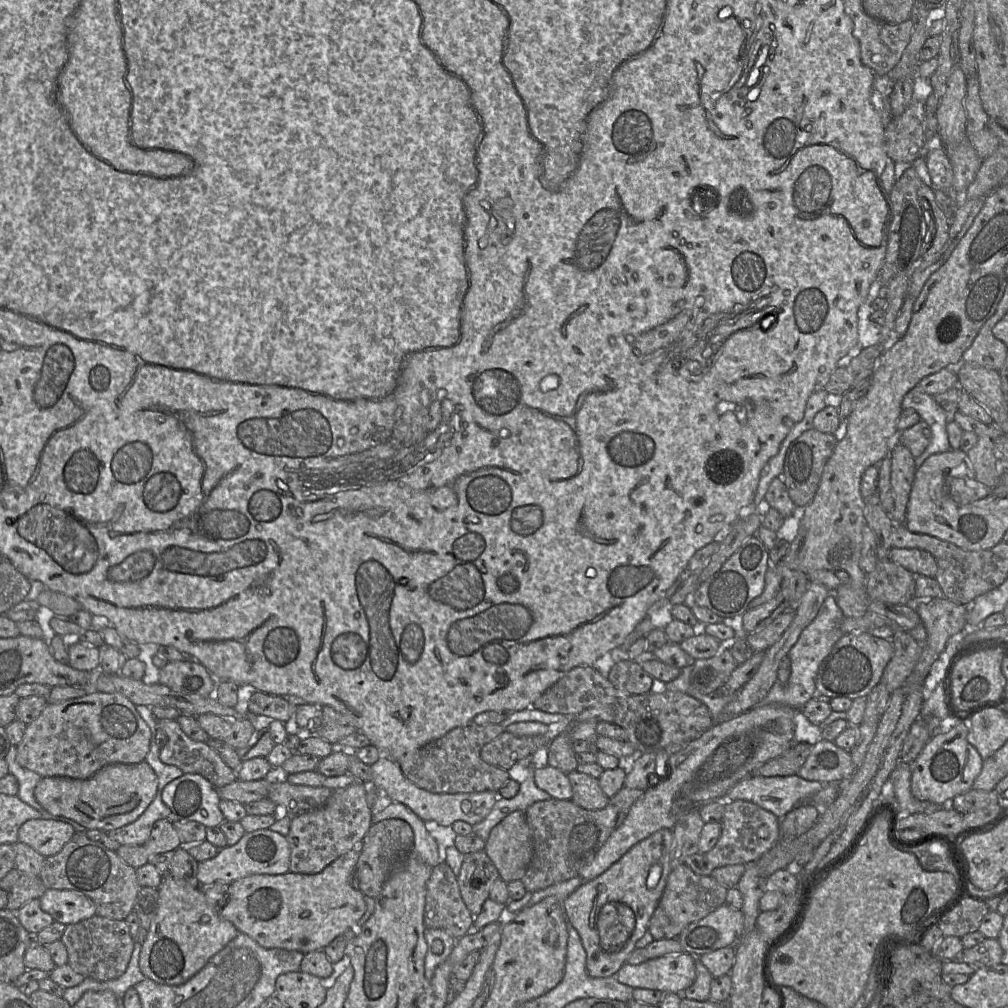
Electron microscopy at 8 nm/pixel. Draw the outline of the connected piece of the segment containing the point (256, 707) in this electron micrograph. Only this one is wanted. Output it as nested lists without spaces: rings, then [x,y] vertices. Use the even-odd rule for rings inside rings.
[[[256,690],[248,701],[248,713],[286,723],[294,717],[294,705],[282,696]]]

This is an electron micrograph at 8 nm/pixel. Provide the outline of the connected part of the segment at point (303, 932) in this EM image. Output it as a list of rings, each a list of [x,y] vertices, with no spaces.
[[[355,846],[316,874],[255,874],[238,879],[229,884],[228,901],[220,910],[220,915],[231,922],[239,932],[248,935],[264,948],[295,950],[303,954],[322,951],[336,937],[356,928],[356,923],[366,911],[364,895],[350,884],[350,880],[354,878],[359,854],[360,846]]]

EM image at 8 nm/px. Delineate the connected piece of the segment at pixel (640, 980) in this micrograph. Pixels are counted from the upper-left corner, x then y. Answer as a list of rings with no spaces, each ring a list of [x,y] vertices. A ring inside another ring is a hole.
[[[682,952],[649,959],[638,965],[625,963],[613,977],[632,988],[682,994],[695,980],[695,965],[696,958]]]

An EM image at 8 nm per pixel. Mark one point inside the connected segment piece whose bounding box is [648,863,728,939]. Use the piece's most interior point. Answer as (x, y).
(688, 897)

